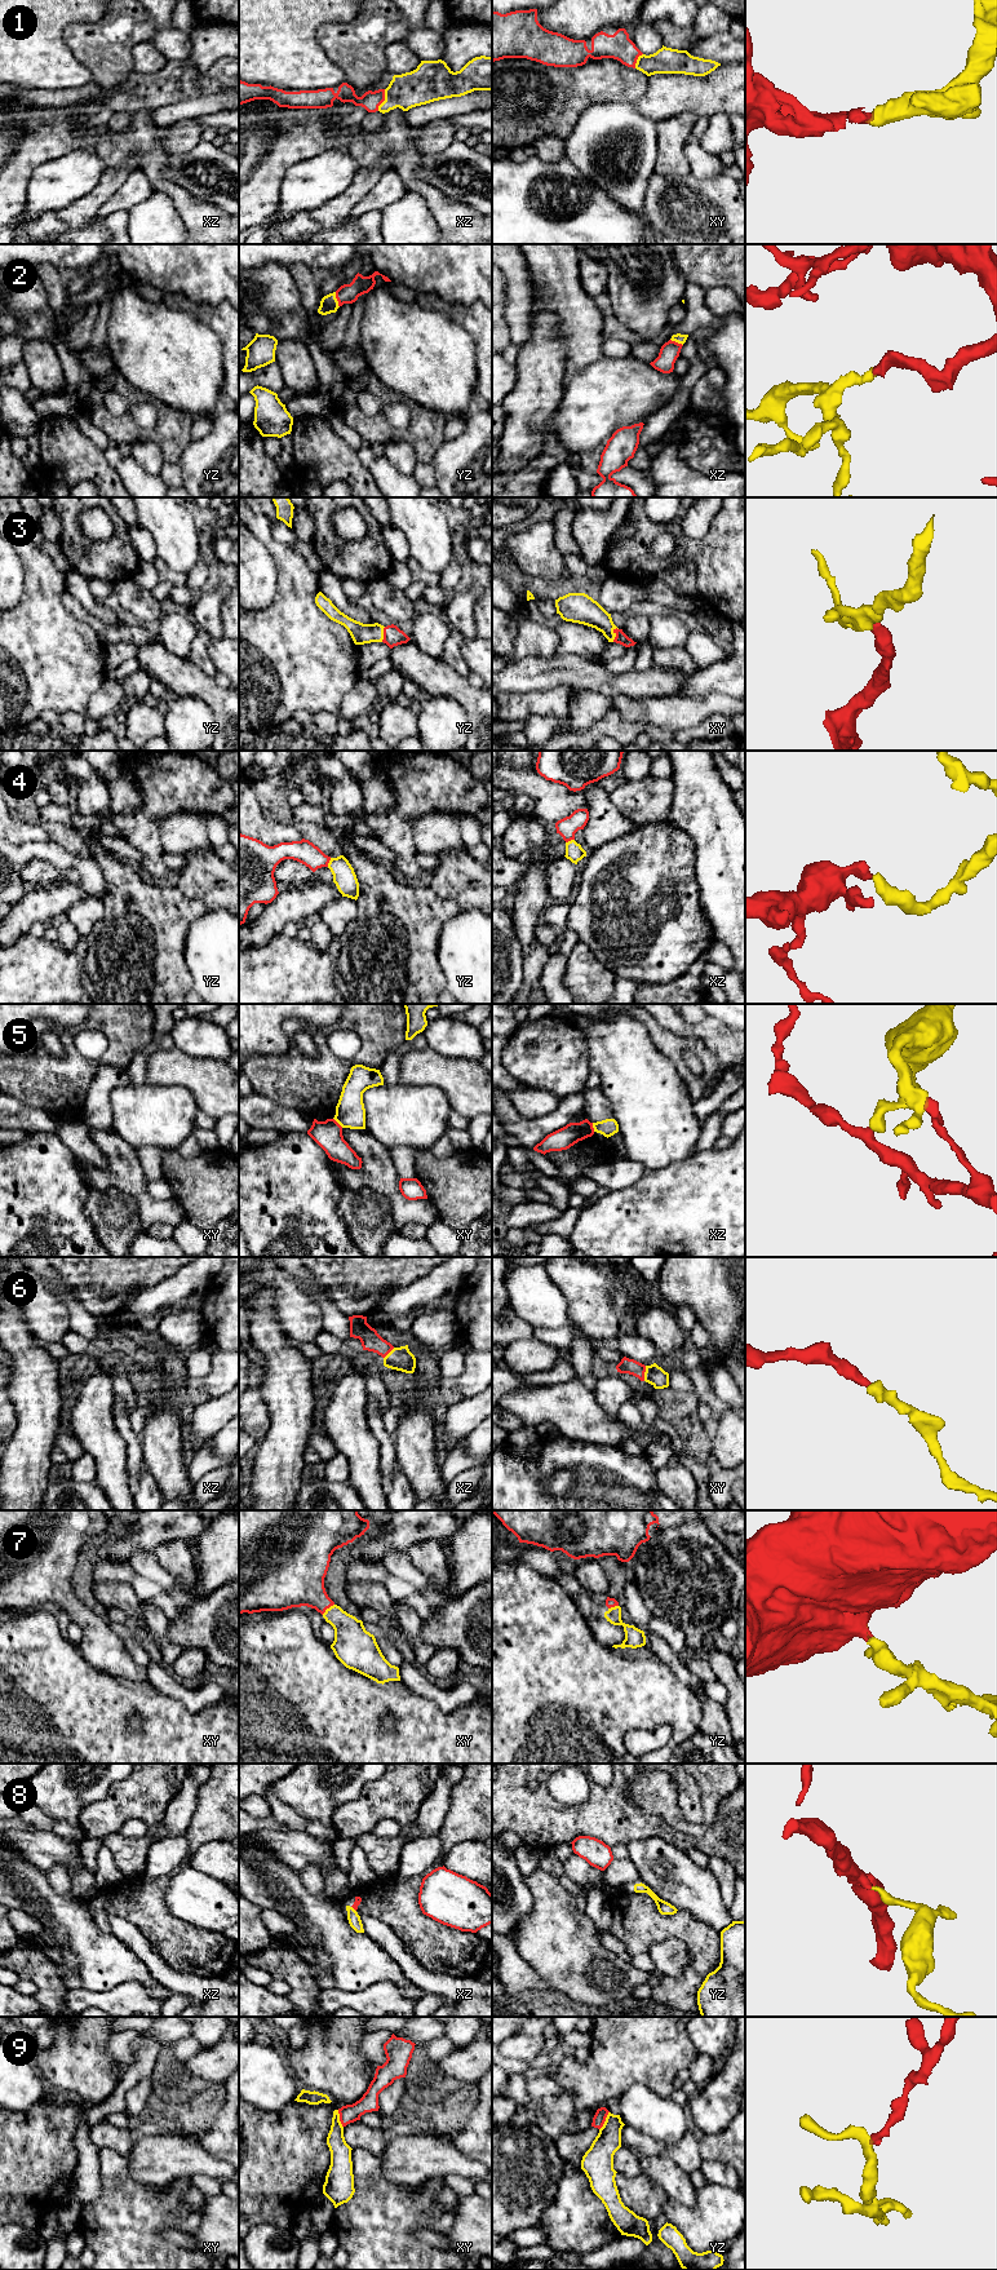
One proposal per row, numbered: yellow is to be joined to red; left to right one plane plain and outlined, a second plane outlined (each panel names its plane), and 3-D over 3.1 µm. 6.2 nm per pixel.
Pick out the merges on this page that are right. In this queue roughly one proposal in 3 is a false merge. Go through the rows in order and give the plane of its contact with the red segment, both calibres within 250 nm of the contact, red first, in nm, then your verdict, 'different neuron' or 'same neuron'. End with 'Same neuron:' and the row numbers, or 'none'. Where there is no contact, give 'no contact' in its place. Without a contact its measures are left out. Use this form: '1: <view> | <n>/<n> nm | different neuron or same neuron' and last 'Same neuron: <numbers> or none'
1: xz | 120/220 nm | same neuron
2: yz | 130/110 nm | same neuron
3: xy | 70/170 nm | same neuron
4: yz | 140/140 nm | same neuron
5: xy | 180/190 nm | different neuron
6: xy | 100/120 nm | same neuron
7: xy | 320/200 nm | same neuron
8: xz | 50/80 nm | same neuron
9: yz | 80/180 nm | different neuron
Same neuron: 1, 2, 3, 4, 6, 7, 8

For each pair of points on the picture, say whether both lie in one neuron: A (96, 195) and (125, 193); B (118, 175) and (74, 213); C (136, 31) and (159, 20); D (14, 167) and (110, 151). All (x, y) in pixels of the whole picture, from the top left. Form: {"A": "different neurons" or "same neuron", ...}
{"A": "different neurons", "B": "same neuron", "C": "different neurons", "D": "different neurons"}

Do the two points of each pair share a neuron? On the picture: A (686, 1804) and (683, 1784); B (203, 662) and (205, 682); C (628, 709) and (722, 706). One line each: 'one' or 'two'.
A: one
B: two
C: two

